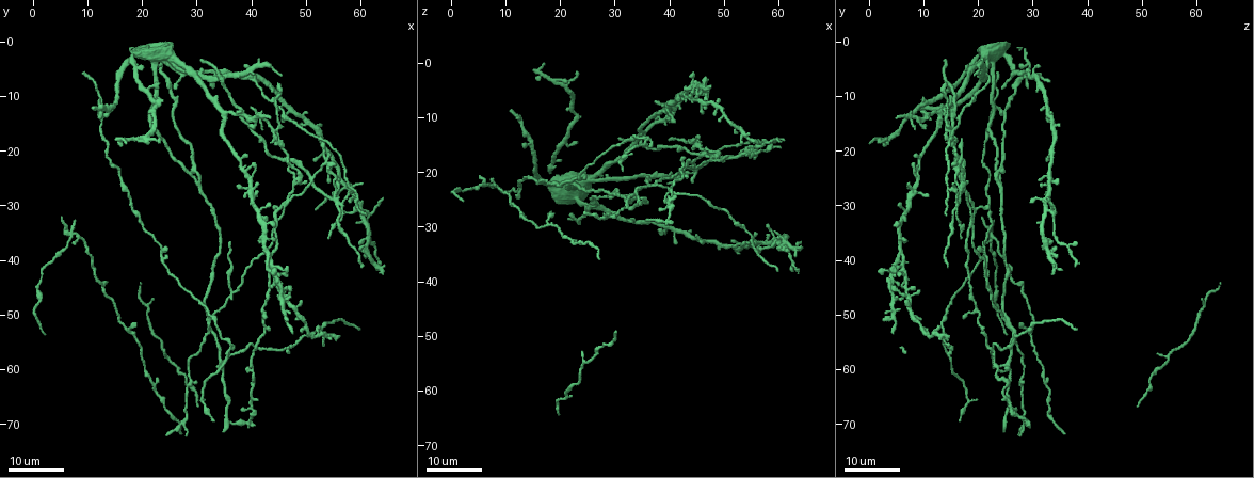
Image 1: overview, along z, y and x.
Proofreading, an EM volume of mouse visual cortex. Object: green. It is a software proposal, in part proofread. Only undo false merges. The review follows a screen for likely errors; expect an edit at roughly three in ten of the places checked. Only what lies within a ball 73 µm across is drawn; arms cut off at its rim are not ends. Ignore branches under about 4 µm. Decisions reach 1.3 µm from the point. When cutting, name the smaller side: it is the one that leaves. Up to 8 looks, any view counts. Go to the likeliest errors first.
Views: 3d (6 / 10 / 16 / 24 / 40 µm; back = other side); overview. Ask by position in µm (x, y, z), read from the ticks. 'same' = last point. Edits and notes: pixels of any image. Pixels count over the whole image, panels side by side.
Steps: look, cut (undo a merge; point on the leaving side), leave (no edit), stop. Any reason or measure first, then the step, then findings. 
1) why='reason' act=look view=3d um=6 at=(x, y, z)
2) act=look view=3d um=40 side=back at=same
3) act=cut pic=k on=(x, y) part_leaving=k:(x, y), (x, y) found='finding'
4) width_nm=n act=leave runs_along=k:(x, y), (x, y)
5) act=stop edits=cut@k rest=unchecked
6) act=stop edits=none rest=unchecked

why='three-way junction' act=look view=3d um=24 at=(36.0, 55.5, 13.5)

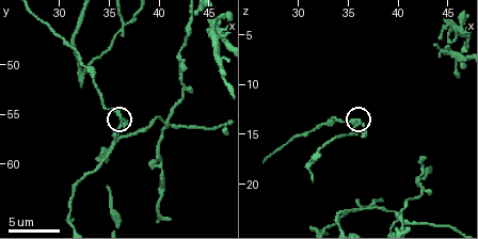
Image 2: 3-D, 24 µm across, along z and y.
why='zoom in' act=look view=3d um=10 at=(36.0, 55.2, 13.4)

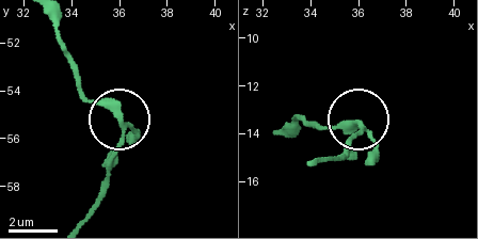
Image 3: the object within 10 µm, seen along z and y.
width_nm=200 act=leave runs_along=3:(49, 20), (81, 94), (121, 125), (106, 184) found='all the same cell'

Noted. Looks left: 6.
act=look view=3d um=16 at=(21.5, 62.0, 32.5)

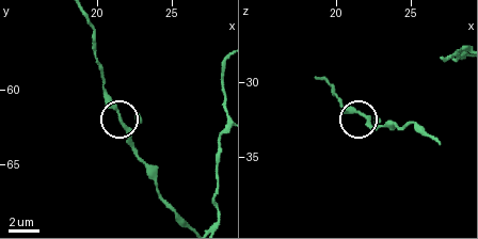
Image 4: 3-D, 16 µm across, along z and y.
act=look view=3d um=6 at=(21.6, 62.0, 32.0)

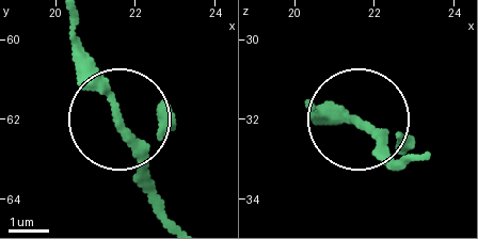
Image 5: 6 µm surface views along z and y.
act=leave found='all the same cell'

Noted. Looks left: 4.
why='three-way junction' act=look view=3d um=16 at=(12.5, 44.5, 27.5)

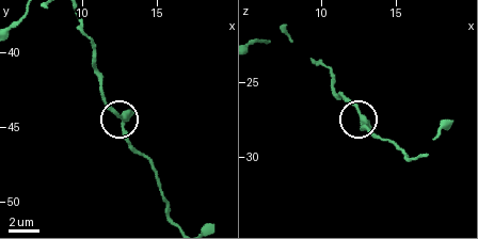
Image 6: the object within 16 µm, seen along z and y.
act=look view=3d um=6 at=(12.8, 45.0, 28.2)

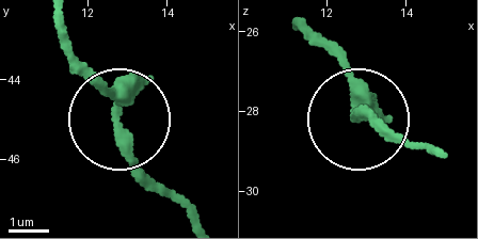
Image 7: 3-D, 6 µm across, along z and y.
width_nm=290 act=leave runs_along=7:(195, 218), (144, 168), (114, 96), (77, 59) found='all the same cell'

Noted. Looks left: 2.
why='three arms meet' act=look view=3d um=16 at=(34.5, 59.0, 25.0)

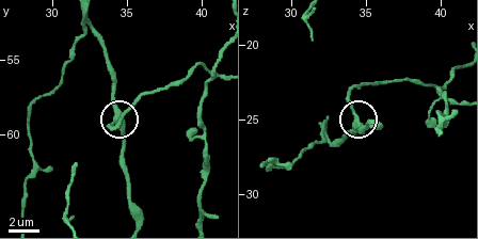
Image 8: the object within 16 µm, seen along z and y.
act=look view=3d um=6 at=same

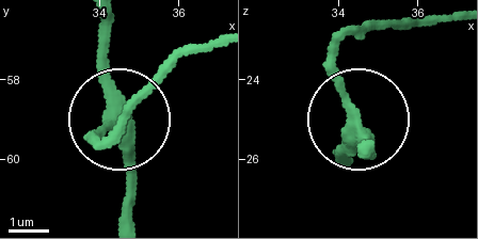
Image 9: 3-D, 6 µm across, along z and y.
side_arm_um=13 act=leave runs_along=9:(96, 17), (96, 68), (126, 160), (126, 221) found='continuous, no second cell'

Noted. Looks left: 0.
act=stop edits=none rest=unchecked

